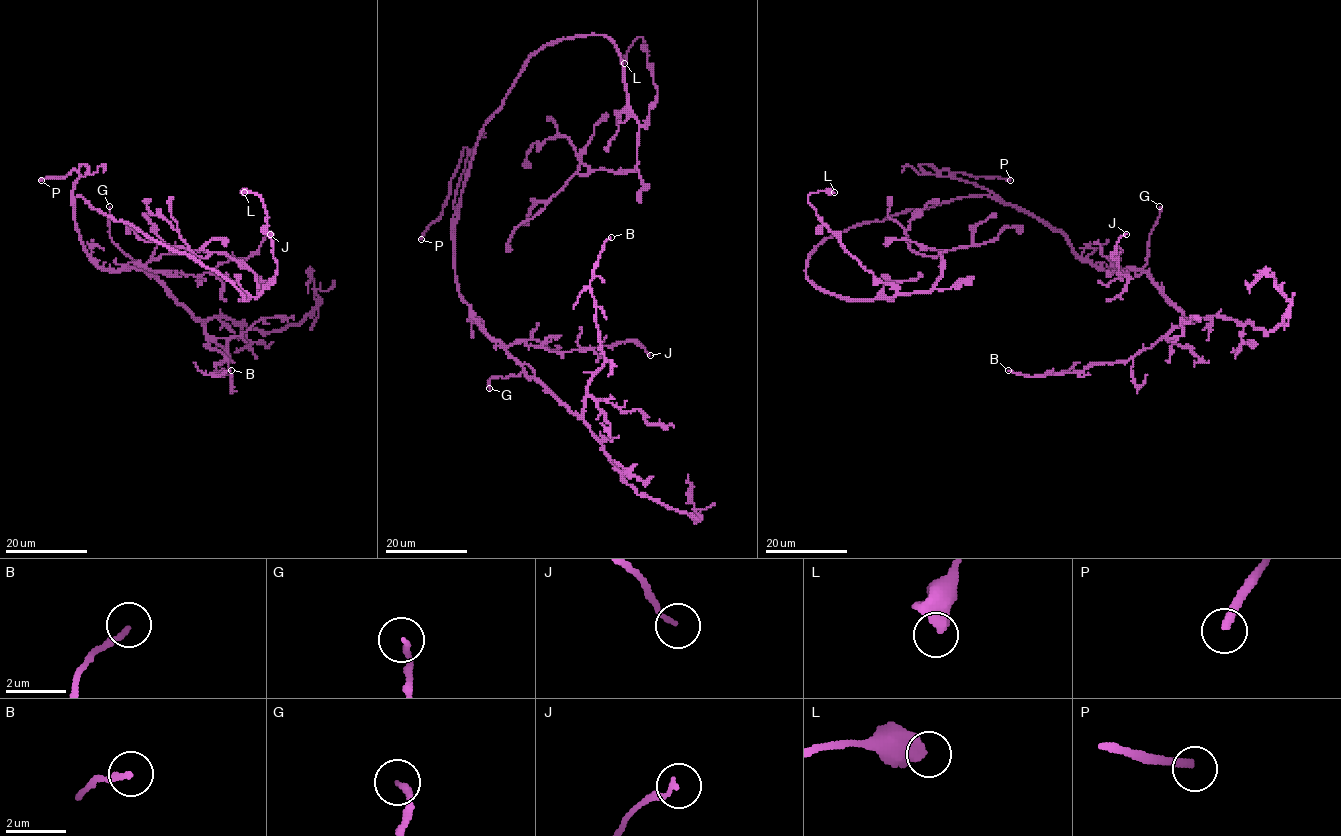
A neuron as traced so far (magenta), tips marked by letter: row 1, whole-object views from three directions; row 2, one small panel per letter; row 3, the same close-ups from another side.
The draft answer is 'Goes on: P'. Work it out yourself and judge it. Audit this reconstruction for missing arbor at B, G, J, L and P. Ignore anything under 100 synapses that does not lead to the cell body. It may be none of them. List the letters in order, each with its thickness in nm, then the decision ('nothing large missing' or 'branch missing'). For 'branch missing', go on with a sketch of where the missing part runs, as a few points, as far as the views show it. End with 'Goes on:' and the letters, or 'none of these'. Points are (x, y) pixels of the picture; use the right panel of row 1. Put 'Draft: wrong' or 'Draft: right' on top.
Draft: right
B: 200 nm thick; nothing large missing
G: 180 nm thick; nothing large missing
J: 150 nm thick; nothing large missing
L: 550 nm thick; nothing large missing
P: 240 nm thick; branch missing; missing branch runs (1010, 180), (1021, 180), (1035, 189)
Goes on: P

